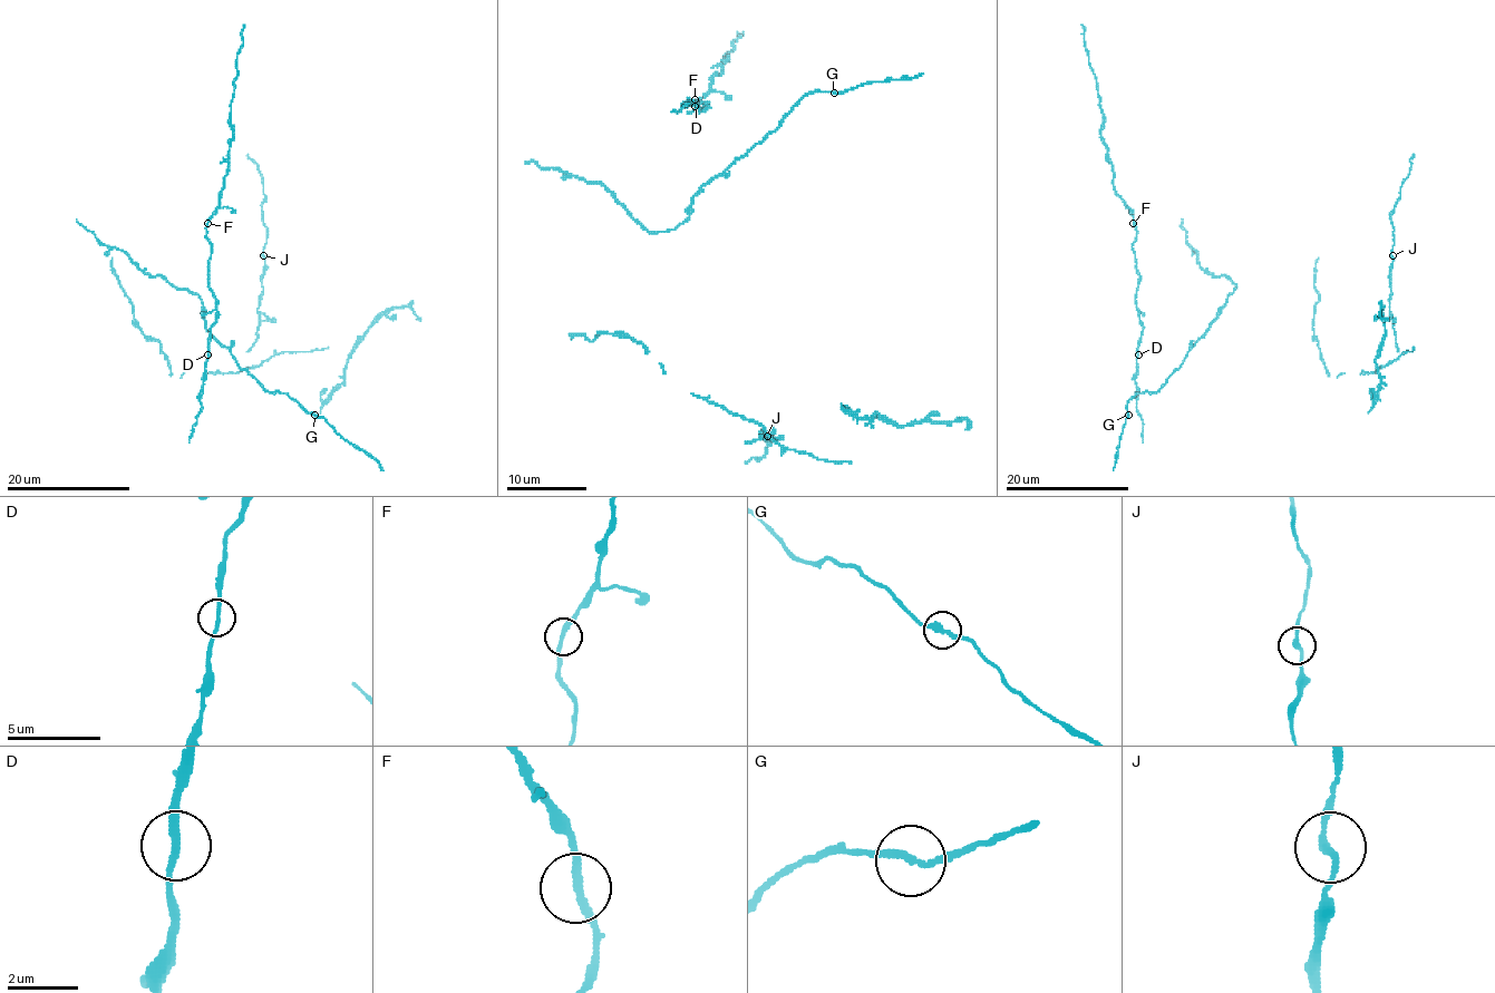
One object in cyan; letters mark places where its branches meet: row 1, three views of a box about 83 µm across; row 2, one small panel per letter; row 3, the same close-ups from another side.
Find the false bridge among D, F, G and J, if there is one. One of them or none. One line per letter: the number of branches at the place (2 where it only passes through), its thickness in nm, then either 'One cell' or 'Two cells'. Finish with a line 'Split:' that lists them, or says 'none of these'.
D: Branches: 2. Thickness 200 nm. One cell
F: Branches: 2. Thickness 200 nm. One cell
G: Branches: 2. Thickness 200 nm. One cell
J: Branches: 2. Thickness 200 nm. One cell
Split: none of these

